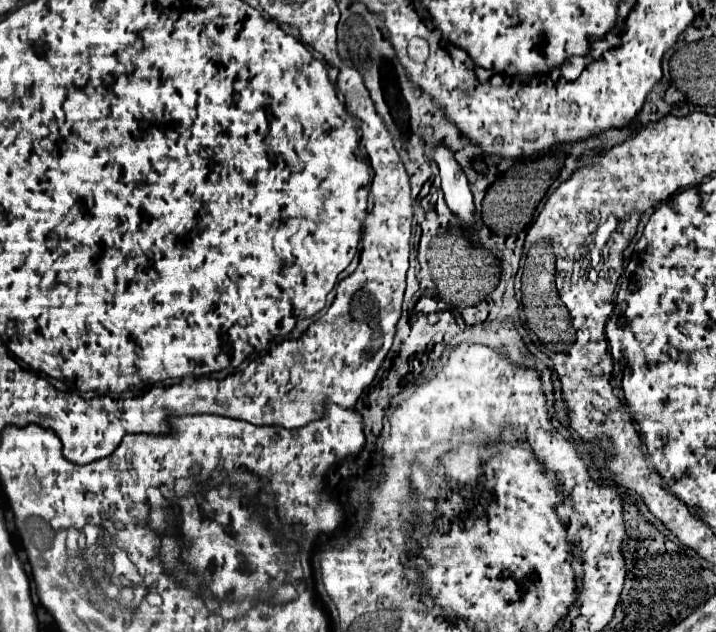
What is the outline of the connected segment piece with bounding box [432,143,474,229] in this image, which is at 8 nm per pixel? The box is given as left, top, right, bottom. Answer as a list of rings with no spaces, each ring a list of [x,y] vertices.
[[[436,143],[436,147],[432,147],[432,157],[440,169],[442,191],[446,195],[450,211],[470,229],[474,221],[474,199],[462,167],[444,143]]]

